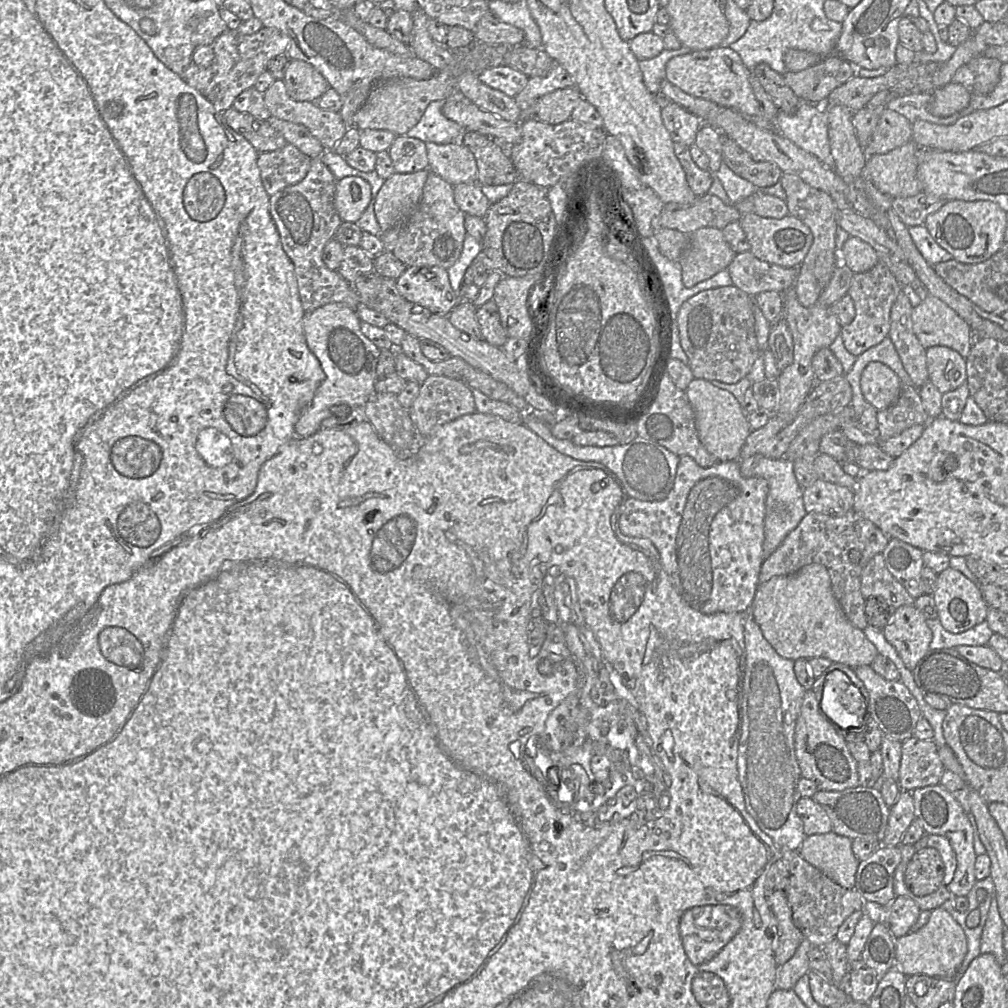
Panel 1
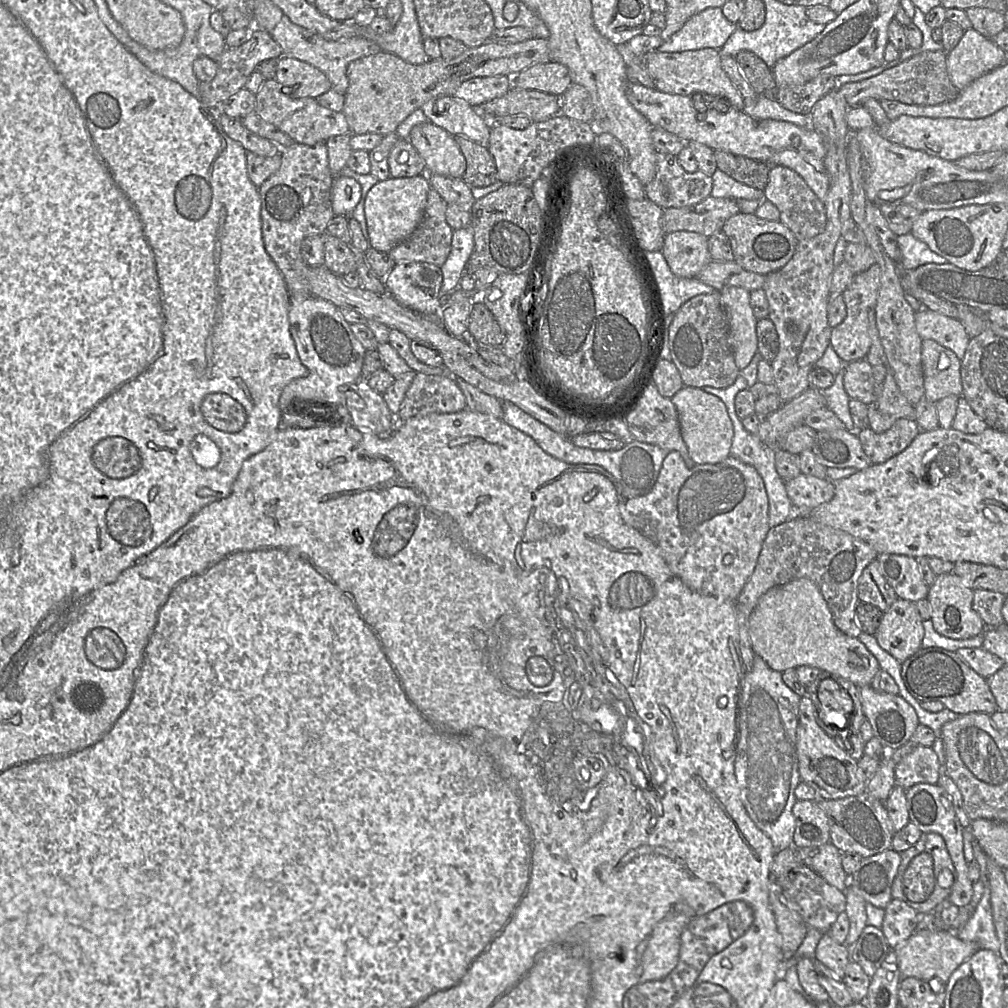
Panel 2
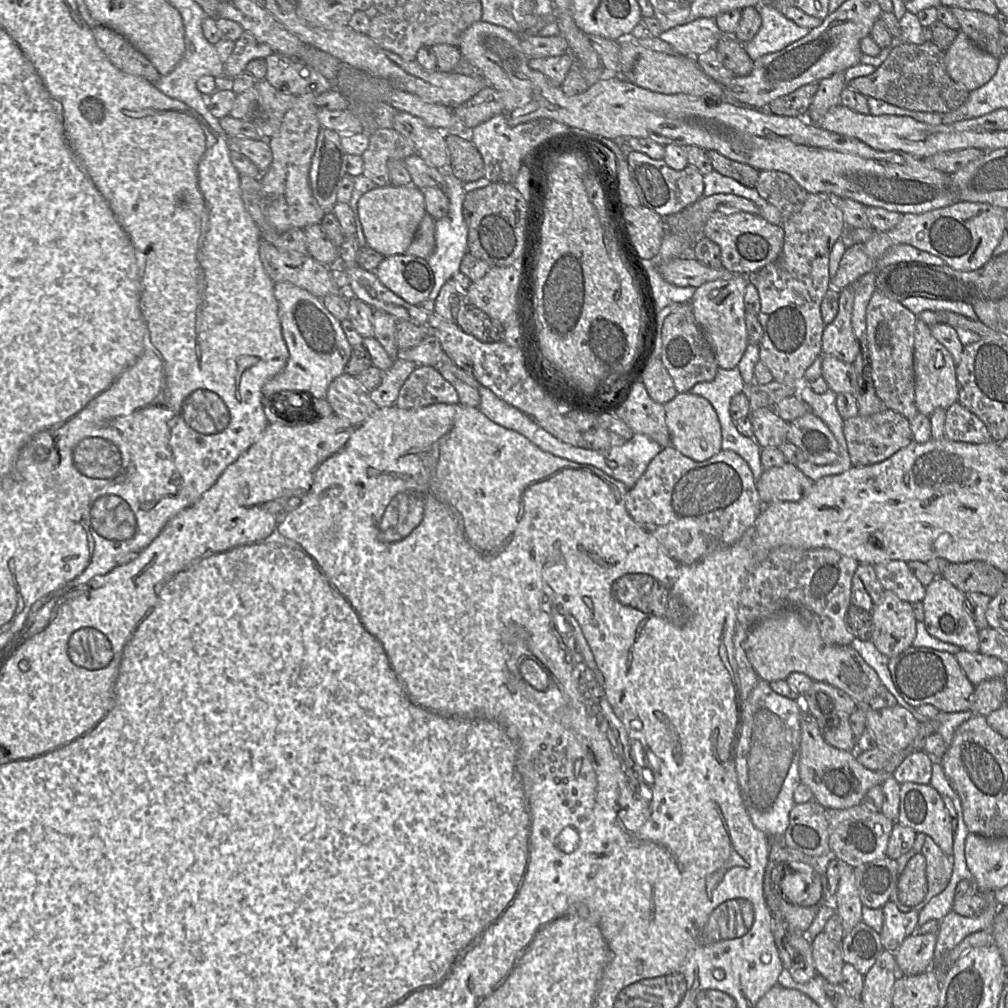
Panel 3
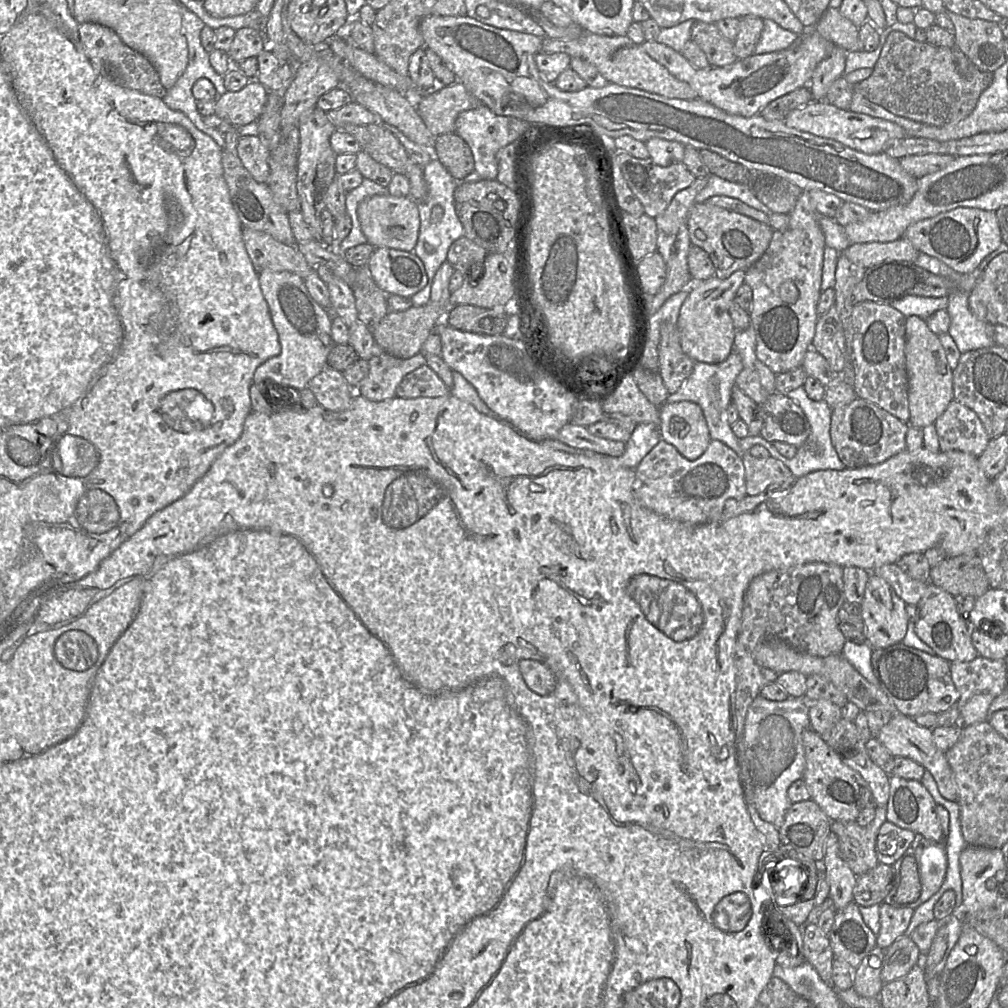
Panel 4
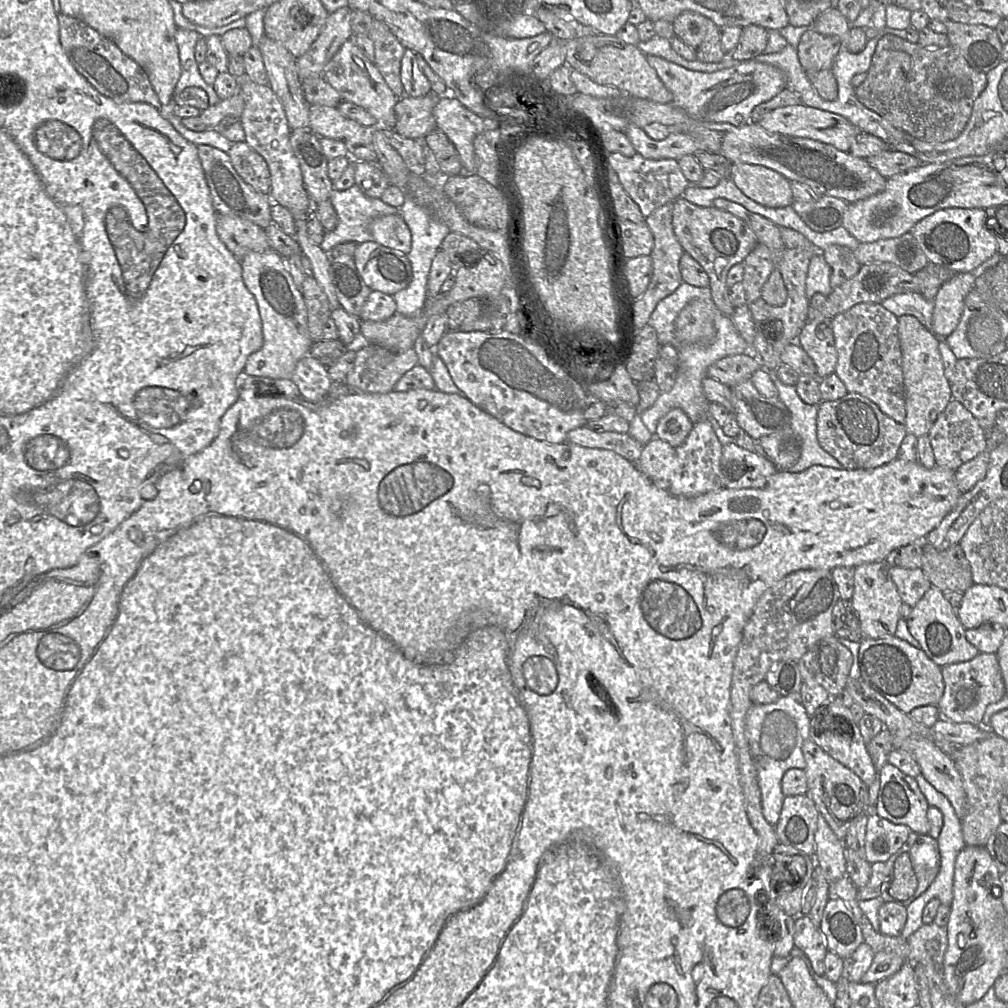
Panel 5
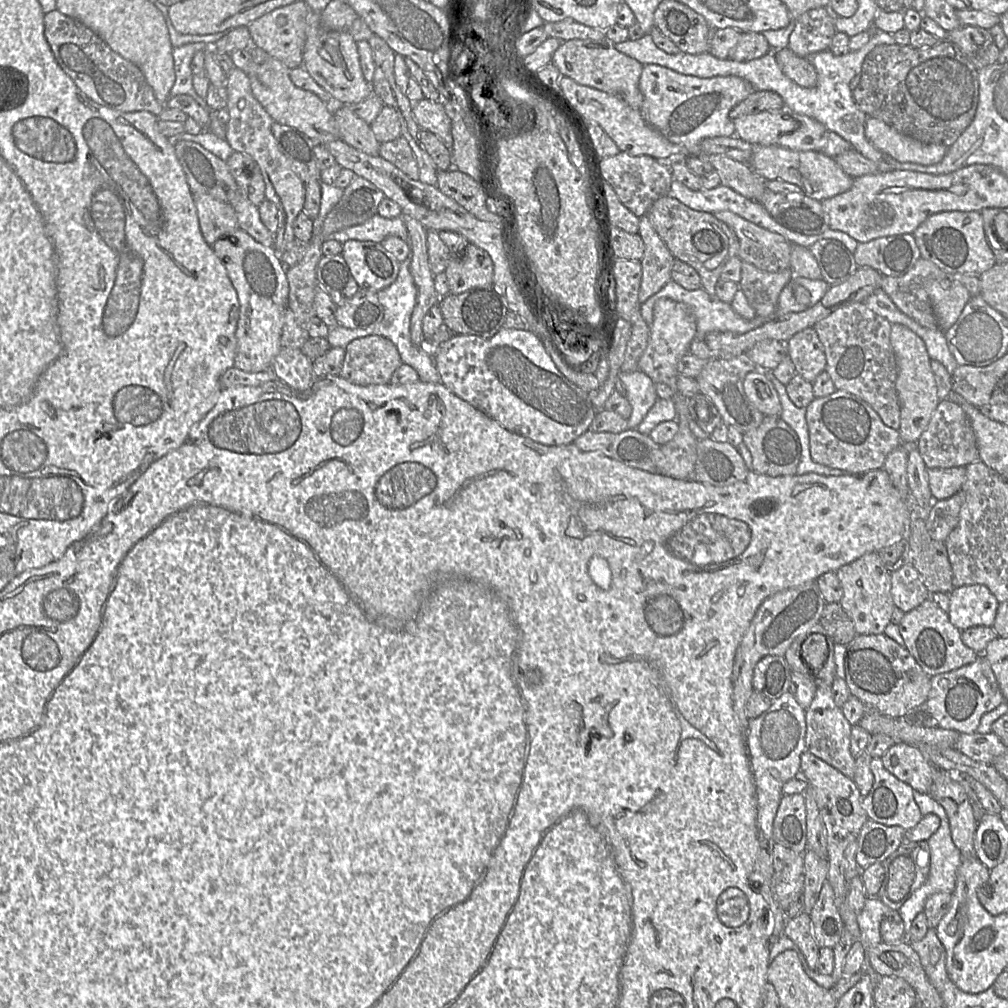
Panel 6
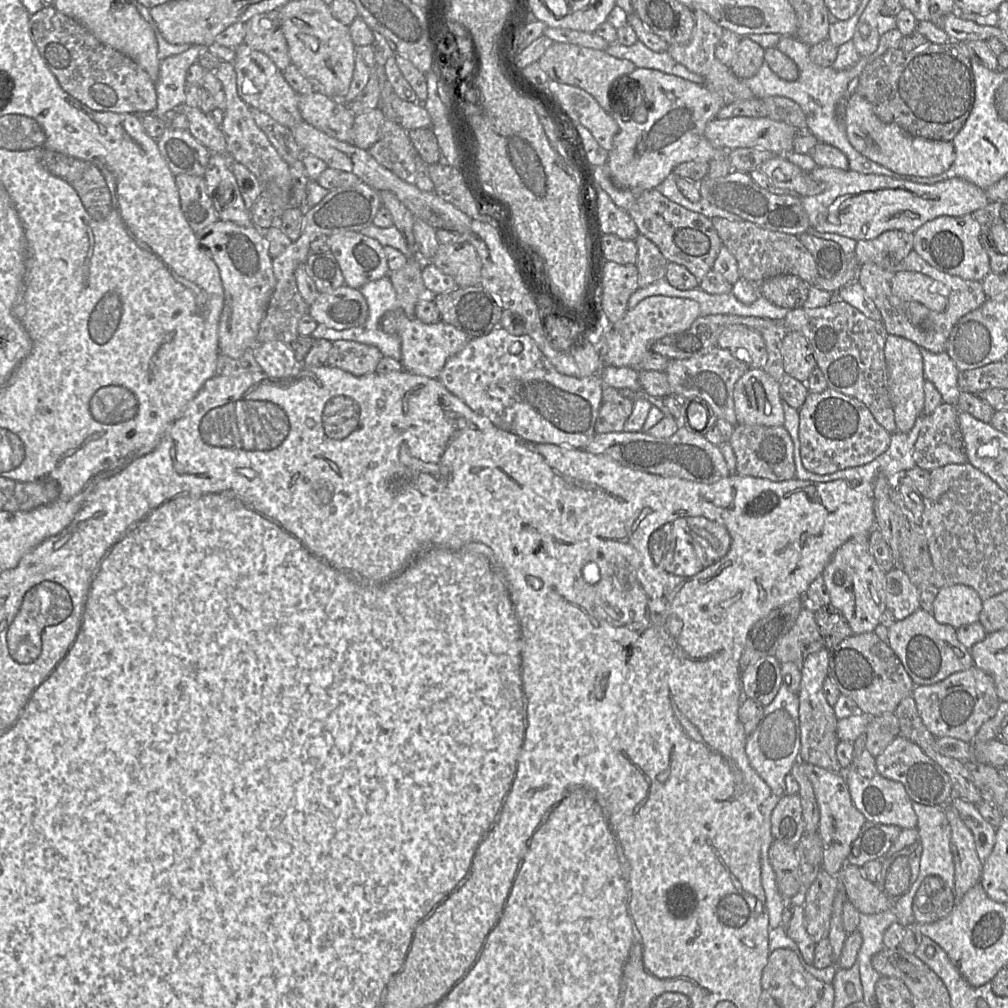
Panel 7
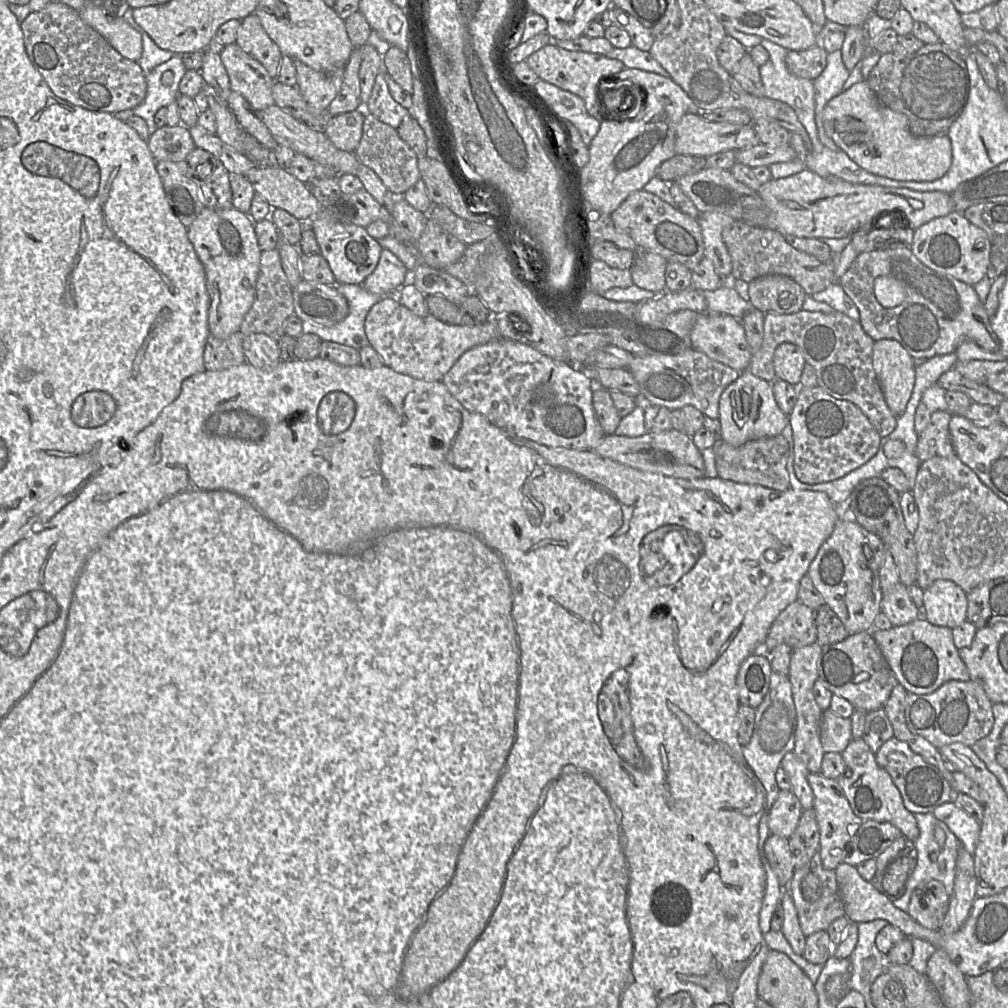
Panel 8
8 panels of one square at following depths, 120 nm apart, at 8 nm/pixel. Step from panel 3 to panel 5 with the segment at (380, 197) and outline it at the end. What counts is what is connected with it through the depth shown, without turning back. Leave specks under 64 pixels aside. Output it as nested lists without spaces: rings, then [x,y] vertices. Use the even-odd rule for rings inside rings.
[[[389,214],[373,219],[369,232],[382,246],[407,255],[411,250],[411,232],[402,215]]]

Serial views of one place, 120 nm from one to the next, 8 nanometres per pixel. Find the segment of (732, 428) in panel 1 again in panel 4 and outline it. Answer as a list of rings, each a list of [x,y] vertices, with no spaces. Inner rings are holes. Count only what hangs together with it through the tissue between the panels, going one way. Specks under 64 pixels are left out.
[[[690,401],[664,403],[658,424],[660,437],[686,459],[698,459],[711,442],[701,407]]]

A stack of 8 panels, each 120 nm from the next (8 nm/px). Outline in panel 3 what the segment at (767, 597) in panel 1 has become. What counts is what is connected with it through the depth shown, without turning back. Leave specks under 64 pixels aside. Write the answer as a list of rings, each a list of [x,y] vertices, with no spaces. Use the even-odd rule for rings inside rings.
[[[792,607],[757,623],[748,633],[745,642],[745,650],[750,663],[760,679],[767,682],[785,680],[793,672],[801,672],[814,681],[822,681],[831,684],[848,694],[857,704],[869,707],[869,703],[882,685],[879,676],[851,647],[851,645],[830,645],[823,641],[814,615],[803,607]]]

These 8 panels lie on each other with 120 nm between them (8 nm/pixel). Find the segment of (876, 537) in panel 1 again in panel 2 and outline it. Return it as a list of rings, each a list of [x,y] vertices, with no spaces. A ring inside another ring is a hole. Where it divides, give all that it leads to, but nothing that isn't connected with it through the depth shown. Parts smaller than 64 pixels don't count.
[[[792,516],[788,521],[770,528],[763,541],[756,567],[735,603],[743,676],[751,671],[754,662],[755,654],[749,637],[749,618],[753,609],[760,597],[768,590],[795,579],[808,578],[813,581],[827,602],[835,626],[847,636],[858,638],[862,634],[855,618],[856,606],[859,602],[857,595],[858,580],[866,566],[877,556],[878,552],[867,542],[845,531],[817,522],[809,516]]]

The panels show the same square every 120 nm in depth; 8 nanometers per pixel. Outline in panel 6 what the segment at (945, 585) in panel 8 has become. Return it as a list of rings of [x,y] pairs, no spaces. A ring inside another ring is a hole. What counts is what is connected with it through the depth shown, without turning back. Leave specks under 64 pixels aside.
[[[986,586],[956,587],[949,596],[949,620],[960,631],[975,626],[993,626],[999,602]]]

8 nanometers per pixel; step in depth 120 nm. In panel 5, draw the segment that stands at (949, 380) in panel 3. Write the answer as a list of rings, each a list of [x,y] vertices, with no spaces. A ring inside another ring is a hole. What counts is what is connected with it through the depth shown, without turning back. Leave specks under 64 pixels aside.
[[[911,315],[898,317],[898,337],[902,353],[902,371],[904,377],[907,434],[917,438],[927,435],[937,419],[952,399],[950,381],[944,375],[943,362],[939,350],[938,338]]]

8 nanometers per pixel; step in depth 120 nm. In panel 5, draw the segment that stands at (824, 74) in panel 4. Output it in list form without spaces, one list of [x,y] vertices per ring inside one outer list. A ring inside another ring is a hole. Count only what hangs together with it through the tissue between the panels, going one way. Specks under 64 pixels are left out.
[[[810,27],[801,36],[797,55],[806,73],[815,73],[831,70],[841,49],[842,43],[838,37],[822,35]]]

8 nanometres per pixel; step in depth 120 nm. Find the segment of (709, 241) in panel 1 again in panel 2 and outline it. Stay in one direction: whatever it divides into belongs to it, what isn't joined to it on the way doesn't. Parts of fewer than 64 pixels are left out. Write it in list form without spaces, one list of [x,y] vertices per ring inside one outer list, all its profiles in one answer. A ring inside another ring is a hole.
[[[689,231],[666,234],[661,249],[673,274],[679,278],[695,278],[712,260],[708,237]]]

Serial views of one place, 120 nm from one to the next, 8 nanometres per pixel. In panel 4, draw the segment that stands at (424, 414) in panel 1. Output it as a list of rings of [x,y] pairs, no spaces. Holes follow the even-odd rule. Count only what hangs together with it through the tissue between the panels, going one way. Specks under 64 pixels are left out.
[[[426,364],[407,374],[396,389],[399,398],[441,397],[450,394],[438,375]]]

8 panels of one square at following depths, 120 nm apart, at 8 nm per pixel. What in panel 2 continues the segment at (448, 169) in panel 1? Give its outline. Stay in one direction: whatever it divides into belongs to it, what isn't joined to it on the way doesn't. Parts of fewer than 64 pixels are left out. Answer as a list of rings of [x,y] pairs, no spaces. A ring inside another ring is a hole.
[[[427,121],[412,128],[408,141],[425,161],[427,174],[462,178],[466,159],[446,130]]]

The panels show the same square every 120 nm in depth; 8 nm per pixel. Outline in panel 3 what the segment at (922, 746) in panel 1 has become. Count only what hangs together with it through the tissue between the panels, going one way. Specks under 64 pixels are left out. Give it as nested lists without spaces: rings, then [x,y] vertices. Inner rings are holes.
[[[924,750],[908,755],[893,773],[899,782],[929,784],[932,777],[932,766],[935,759]]]

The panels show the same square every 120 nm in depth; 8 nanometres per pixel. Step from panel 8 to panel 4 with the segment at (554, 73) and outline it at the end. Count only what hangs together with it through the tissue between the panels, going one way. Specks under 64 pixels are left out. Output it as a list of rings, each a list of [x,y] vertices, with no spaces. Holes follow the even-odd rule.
[[[589,32],[572,40],[560,40],[541,37],[539,52],[566,53],[570,57],[579,57],[594,65],[600,74],[610,83],[620,86],[641,89],[667,98],[694,100],[697,92],[686,82],[678,80],[664,66],[645,53],[640,45],[633,43],[625,36],[604,36]]]

